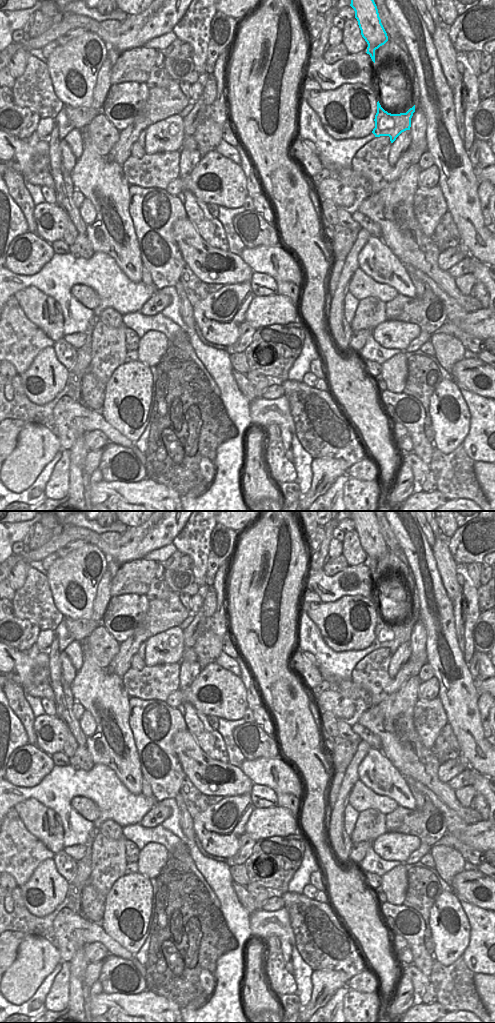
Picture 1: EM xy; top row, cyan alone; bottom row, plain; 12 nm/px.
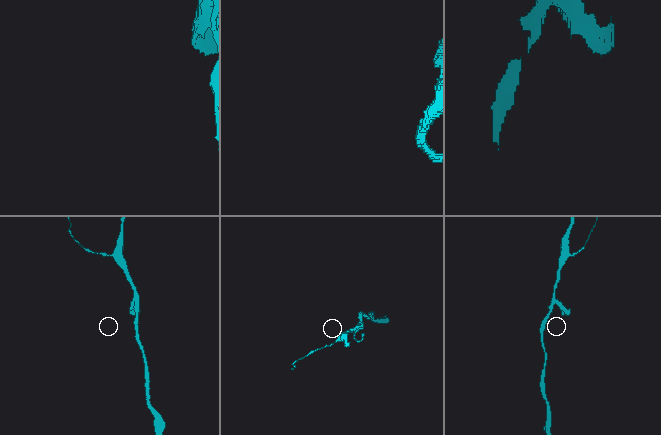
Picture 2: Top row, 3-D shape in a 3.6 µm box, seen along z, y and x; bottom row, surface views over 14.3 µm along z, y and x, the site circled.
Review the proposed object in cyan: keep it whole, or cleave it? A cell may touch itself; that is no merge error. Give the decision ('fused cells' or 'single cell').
fused cells

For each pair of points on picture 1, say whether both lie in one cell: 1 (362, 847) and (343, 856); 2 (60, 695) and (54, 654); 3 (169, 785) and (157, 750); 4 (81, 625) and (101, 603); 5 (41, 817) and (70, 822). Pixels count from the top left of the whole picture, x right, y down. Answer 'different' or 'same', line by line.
1: different
2: same
3: same
4: same
5: different

